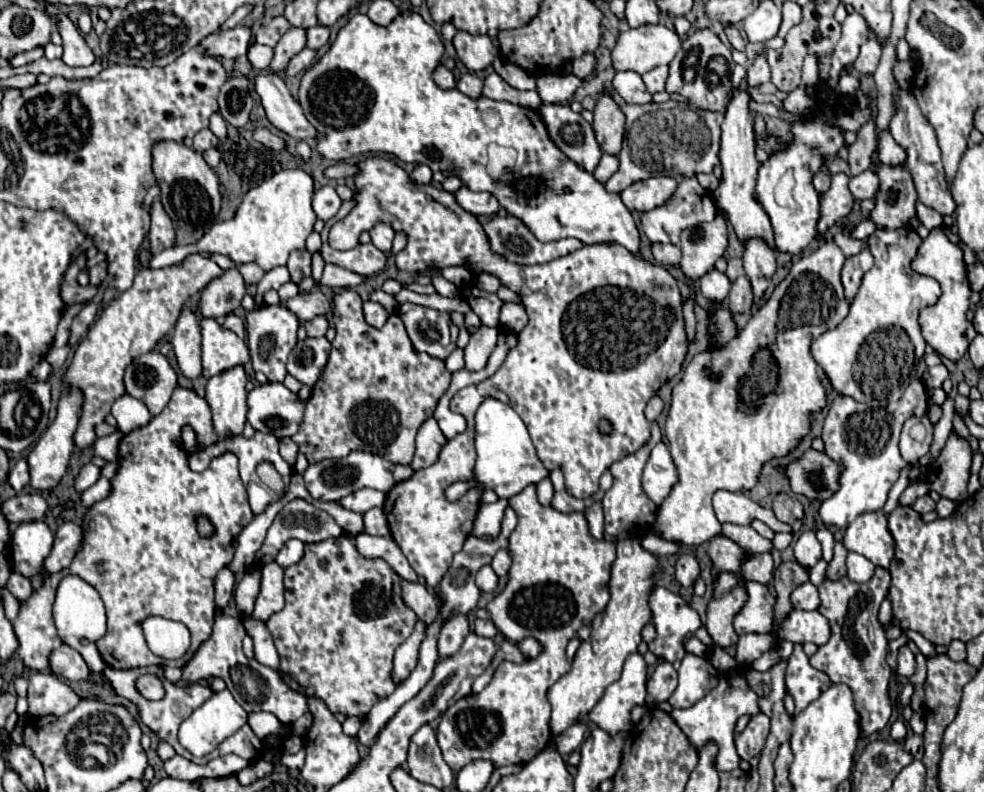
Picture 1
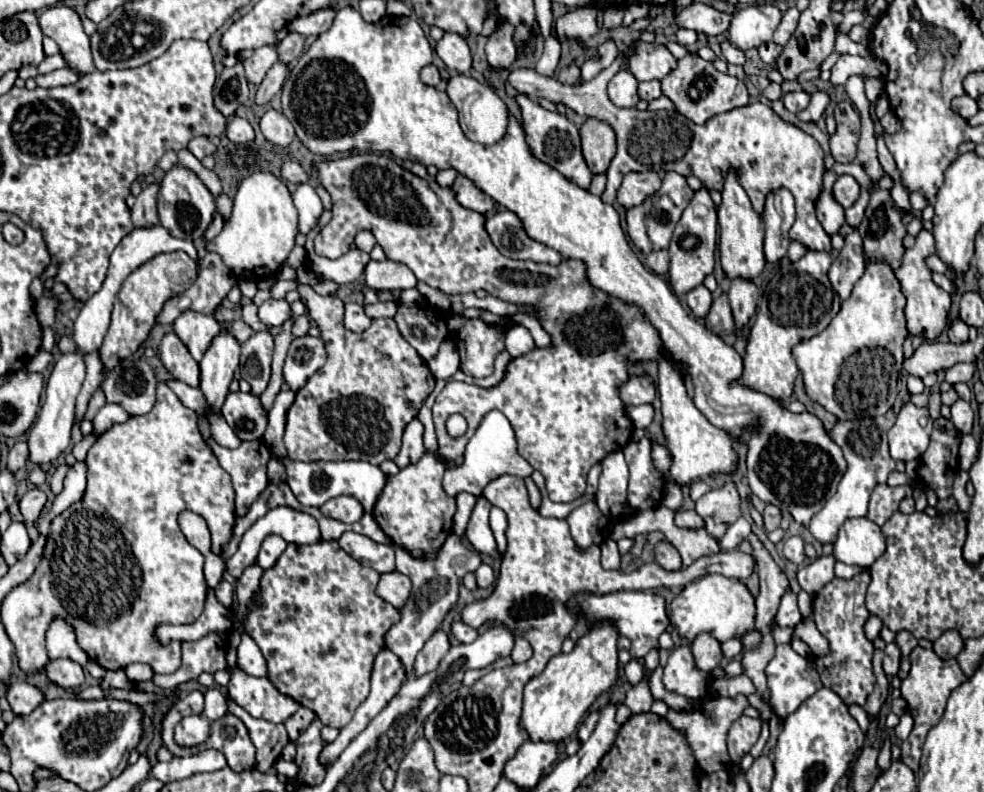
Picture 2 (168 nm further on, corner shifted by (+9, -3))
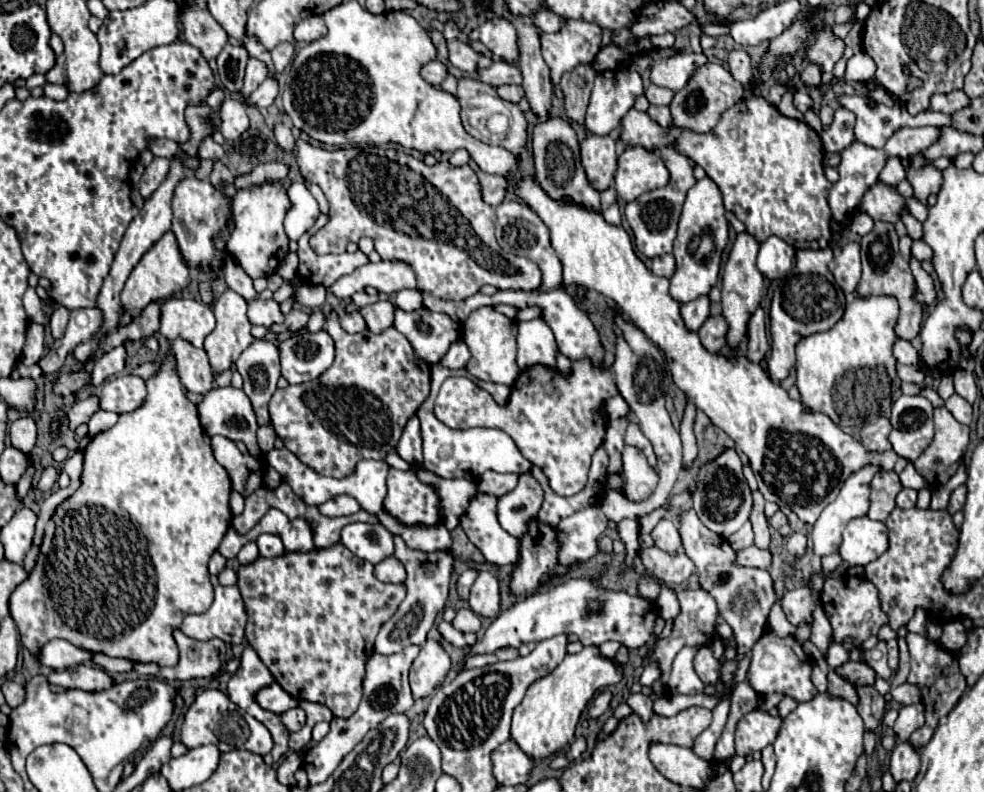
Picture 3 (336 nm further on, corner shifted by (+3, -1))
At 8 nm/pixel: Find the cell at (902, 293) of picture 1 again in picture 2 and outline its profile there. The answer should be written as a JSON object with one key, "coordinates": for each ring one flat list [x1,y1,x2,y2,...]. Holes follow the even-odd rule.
{"coordinates":[[869,261,851,297,841,303,841,311,829,327,793,347,793,357,805,379,805,391,815,403,823,405,837,419,853,419,859,411,875,415,879,397,881,405,889,407,887,389,893,389,895,401,897,379,903,367,903,343,909,337,903,313,905,303,907,299,891,265]]}

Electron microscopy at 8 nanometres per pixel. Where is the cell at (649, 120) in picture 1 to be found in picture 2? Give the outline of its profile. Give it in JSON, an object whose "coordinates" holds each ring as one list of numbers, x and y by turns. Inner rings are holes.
{"coordinates":[[619,55,611,67,603,69,595,79,587,81,587,83,577,83,577,85,563,85,559,83,557,79,553,77,545,77,545,75,539,75,535,69,511,69,509,73,509,83,523,95,531,97,531,99,539,99,539,97,545,97,553,103,563,103,565,107,577,111,579,115,583,117,597,117,597,119,605,119,615,135,617,135,617,155,613,157,609,169,607,169,607,187,601,195,601,199,605,203,613,203,615,201,615,193,621,185,621,179,623,175,635,171,635,173,641,173,641,171,655,171,659,173,659,177,663,177,665,173,669,171,675,171,683,177,689,177,689,175,695,175,703,181,703,185,707,189,717,189,721,191,721,183,725,179,725,171,729,167,737,167,737,173,741,175,741,185,745,187,753,207,757,213,763,213,763,203,765,203,765,195,773,189,789,189,795,197,795,207,797,207,797,221,795,225,791,227,791,239,795,241,801,241,805,247,809,249,817,249,817,251,829,251,833,253,833,247,831,247,831,237,825,233,825,229,821,227,821,223,817,221,815,217,815,201,817,197,821,195,821,177,823,177,823,171,825,171,825,165,823,165,823,149,821,145,807,133,803,133,801,129,797,129,795,125,789,125,785,123,783,119,779,119,771,107,763,105,763,103,749,103,745,107,737,107,729,113,721,113,721,115,715,115,713,119,709,119,707,123,703,125,695,125,691,123,689,119,685,119,681,113,677,111,639,111,639,109,621,109,617,105,613,105,613,101,607,97,607,79,609,75,615,75,619,71,623,63,623,57]]}

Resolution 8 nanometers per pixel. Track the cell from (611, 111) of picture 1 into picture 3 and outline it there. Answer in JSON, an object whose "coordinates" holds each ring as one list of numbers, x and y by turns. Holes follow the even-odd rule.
{"coordinates":[[587,135,581,141,581,163,591,187,595,191,605,191,613,183,617,171,615,137]]}

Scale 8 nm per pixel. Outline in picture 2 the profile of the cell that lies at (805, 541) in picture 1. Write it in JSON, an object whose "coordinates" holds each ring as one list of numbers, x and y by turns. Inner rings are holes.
{"coordinates":[[789,537,789,539,785,541,785,545,783,545,783,555,785,555,791,563,801,565,801,563,805,561,805,551,803,551,803,547,805,547,805,543,803,543,801,537]]}

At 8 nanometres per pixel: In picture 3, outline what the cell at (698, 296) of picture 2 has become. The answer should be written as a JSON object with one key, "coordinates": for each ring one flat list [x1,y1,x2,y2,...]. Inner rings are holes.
{"coordinates":[[699,297,699,301,681,305,681,317,687,331,697,331,709,317,709,297]]}

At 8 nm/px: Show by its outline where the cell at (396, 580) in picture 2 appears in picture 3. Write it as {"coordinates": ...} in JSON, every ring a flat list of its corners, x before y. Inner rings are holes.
{"coordinates":[[395,555,385,557,375,565,375,577,383,583,403,583,405,581,403,563]]}

